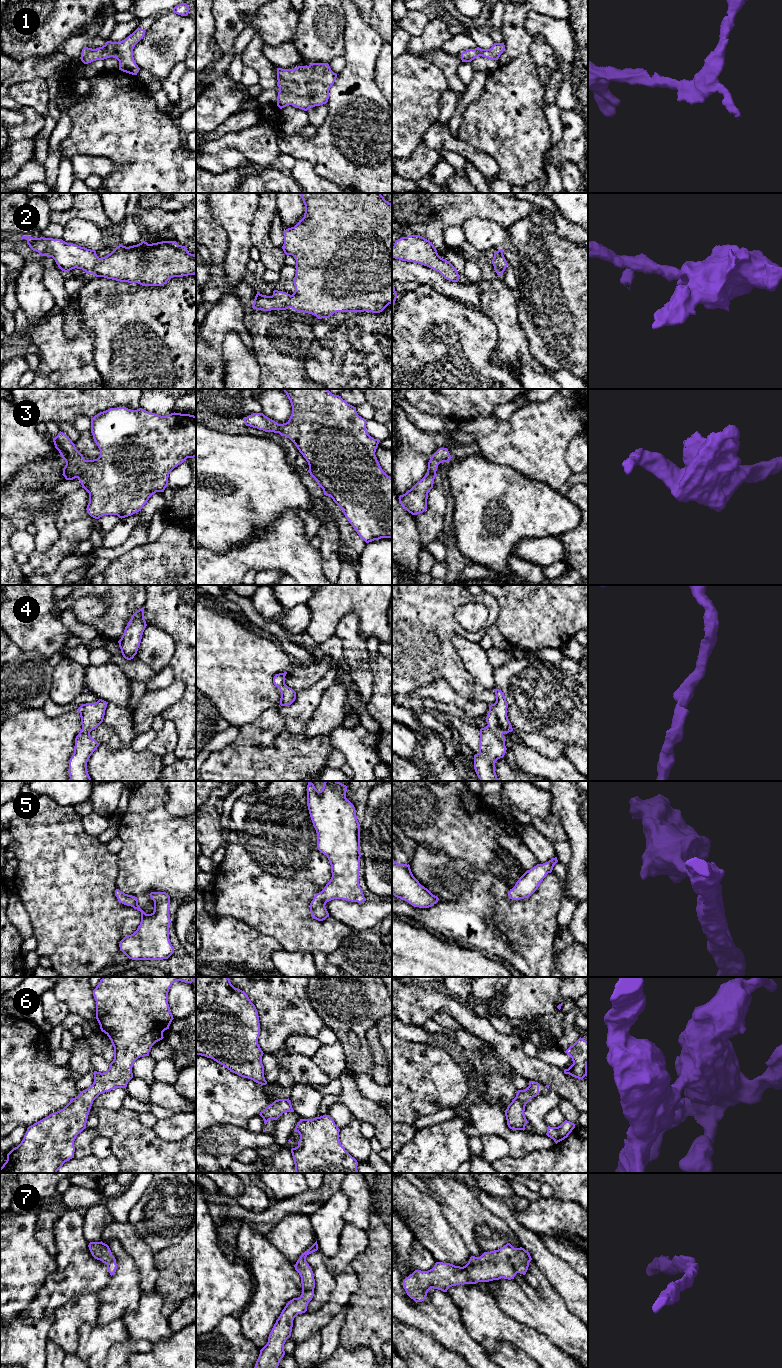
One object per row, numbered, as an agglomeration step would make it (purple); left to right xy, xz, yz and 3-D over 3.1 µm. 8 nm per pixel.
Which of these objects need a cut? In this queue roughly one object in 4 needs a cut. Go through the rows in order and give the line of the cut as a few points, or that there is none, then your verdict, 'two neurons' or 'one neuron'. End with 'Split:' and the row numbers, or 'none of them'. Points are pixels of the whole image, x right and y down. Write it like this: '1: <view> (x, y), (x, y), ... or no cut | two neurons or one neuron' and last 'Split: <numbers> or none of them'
1: no cut | one neuron
2: no cut | one neuron
3: no cut | one neuron
4: no cut | one neuron
5: no cut | one neuron
6: no cut | one neuron
7: no cut | one neuron
Split: none of them

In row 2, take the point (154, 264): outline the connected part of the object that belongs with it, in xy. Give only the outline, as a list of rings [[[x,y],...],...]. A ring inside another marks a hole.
[[[22,236],[27,244],[41,256],[52,257],[58,267],[65,273],[72,269],[82,269],[96,277],[104,277],[120,282],[138,283],[142,286],[163,286],[173,277],[183,277],[196,274],[196,255],[187,248],[178,245],[176,241],[162,241],[148,244],[145,241],[133,246],[117,246],[110,254],[99,258],[95,250],[87,249],[62,239],[33,238]]]

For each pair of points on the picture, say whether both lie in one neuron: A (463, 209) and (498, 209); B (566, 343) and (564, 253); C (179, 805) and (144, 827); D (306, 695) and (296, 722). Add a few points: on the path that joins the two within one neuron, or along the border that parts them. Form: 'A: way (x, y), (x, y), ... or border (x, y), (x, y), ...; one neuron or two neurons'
A: way (472, 209), (489, 209); one neuron
B: way (566, 321), (564, 275); one neuron
C: border (164, 791), (165, 808), (170, 813), (185, 816); two neurons
D: way (306, 702), (296, 715); one neuron

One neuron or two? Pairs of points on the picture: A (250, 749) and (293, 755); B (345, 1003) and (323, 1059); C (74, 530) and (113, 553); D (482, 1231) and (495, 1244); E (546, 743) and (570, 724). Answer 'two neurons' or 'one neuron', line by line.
A: one neuron
B: two neurons
C: two neurons
D: one neuron
E: two neurons

